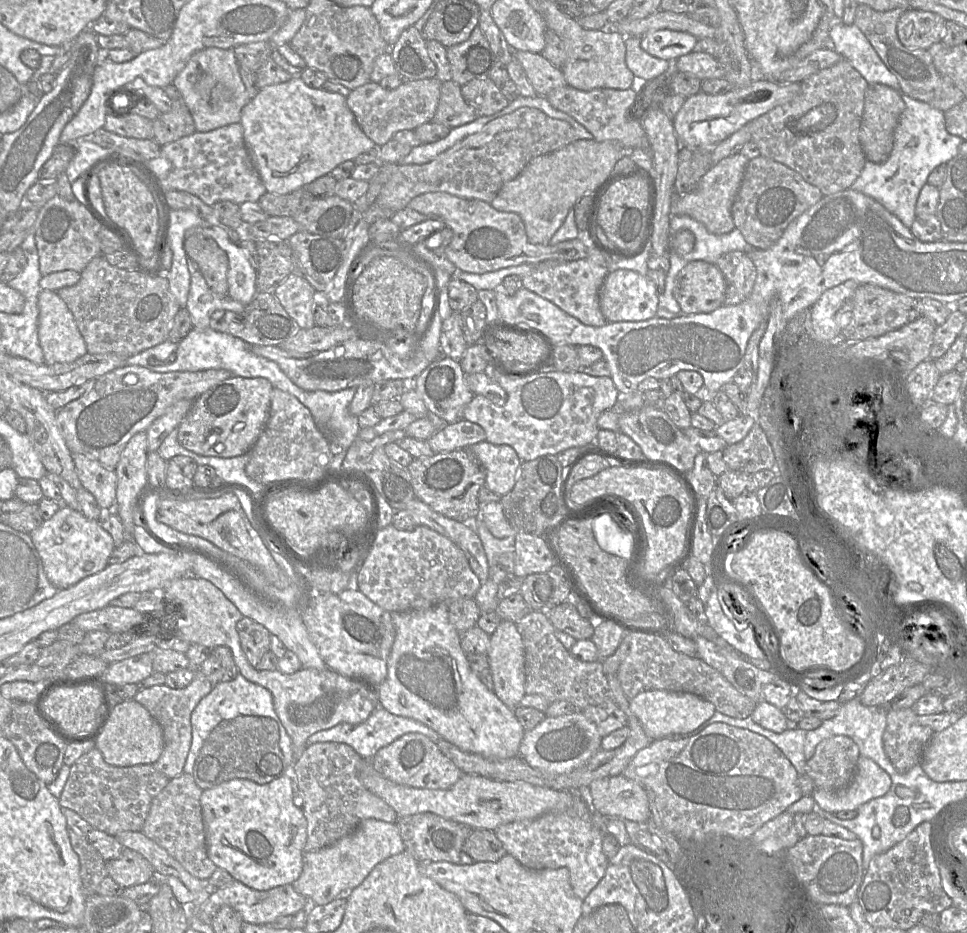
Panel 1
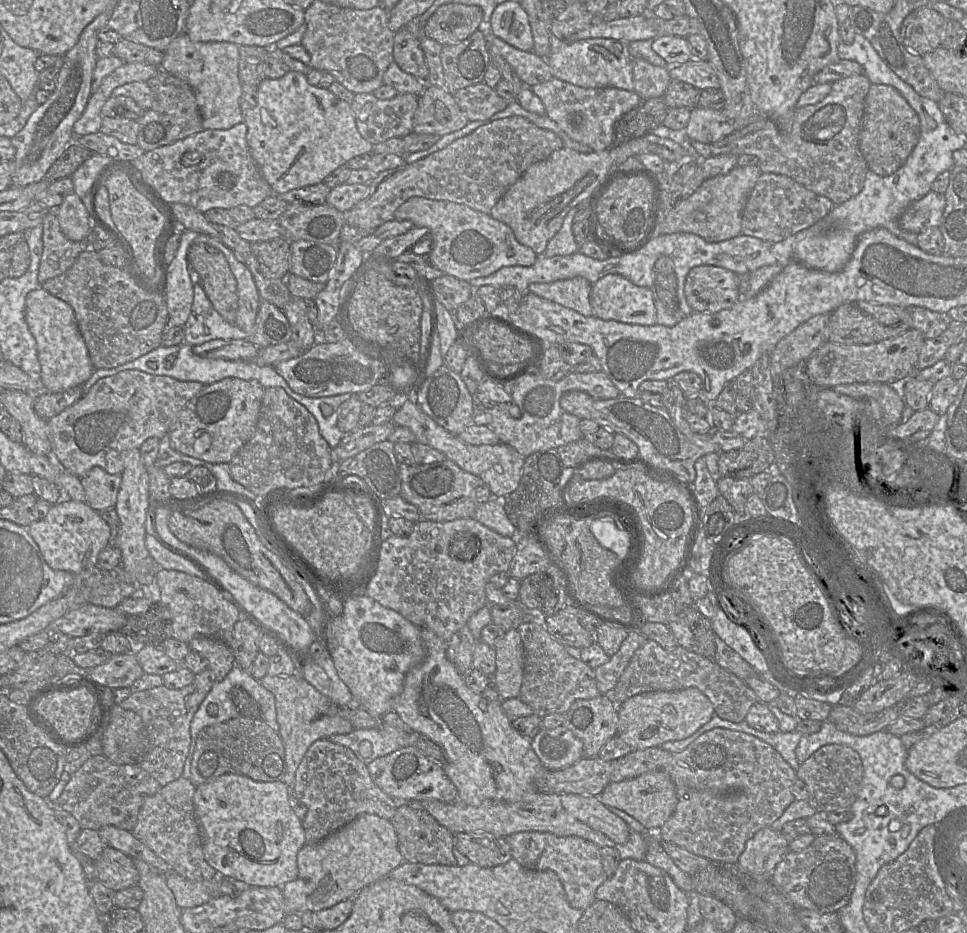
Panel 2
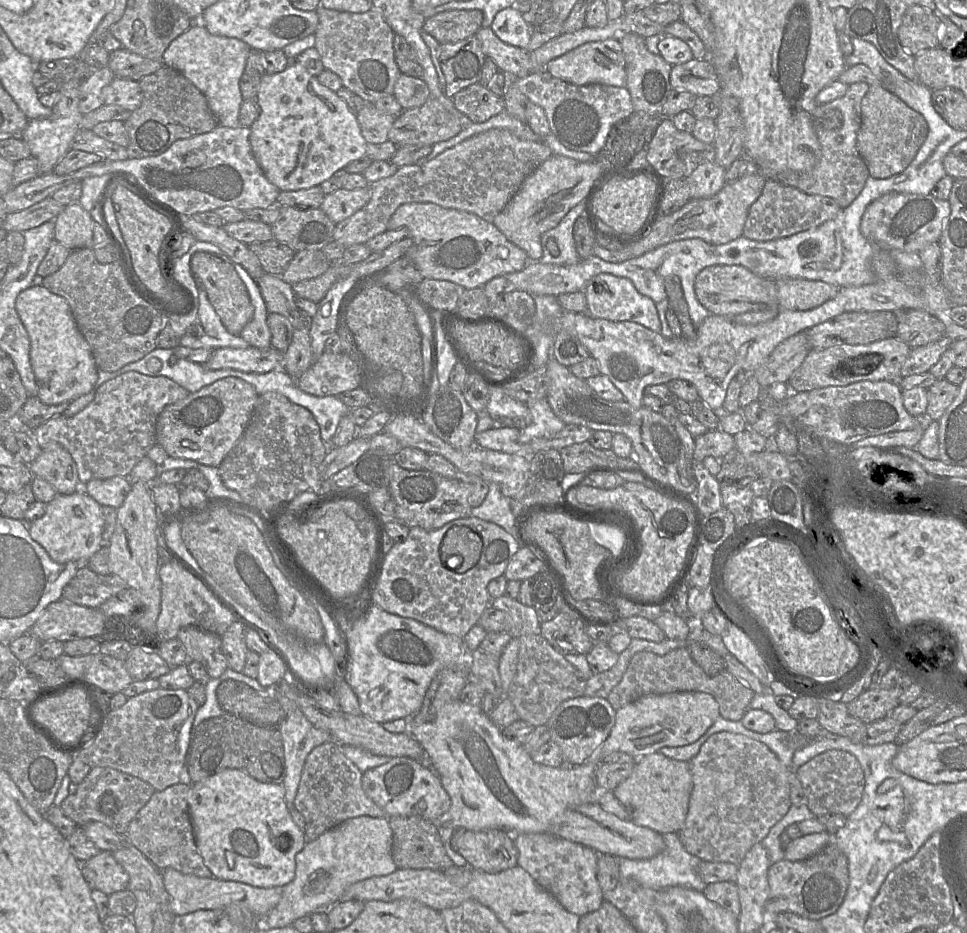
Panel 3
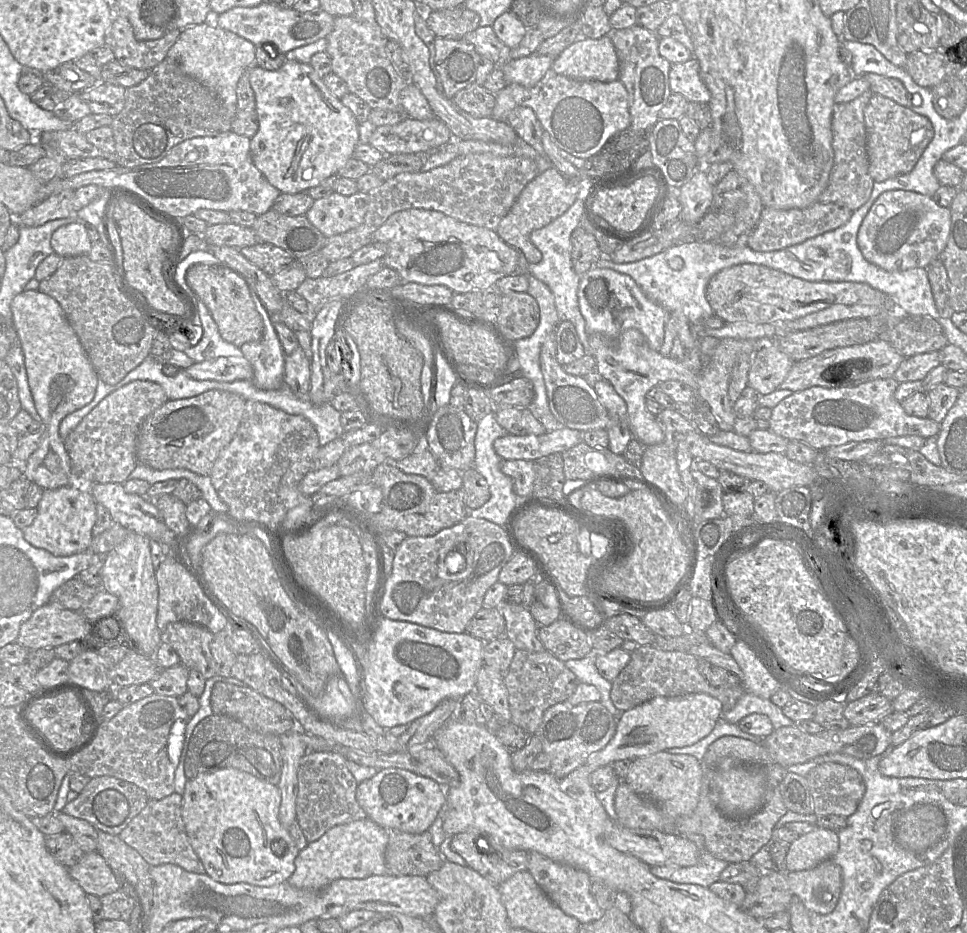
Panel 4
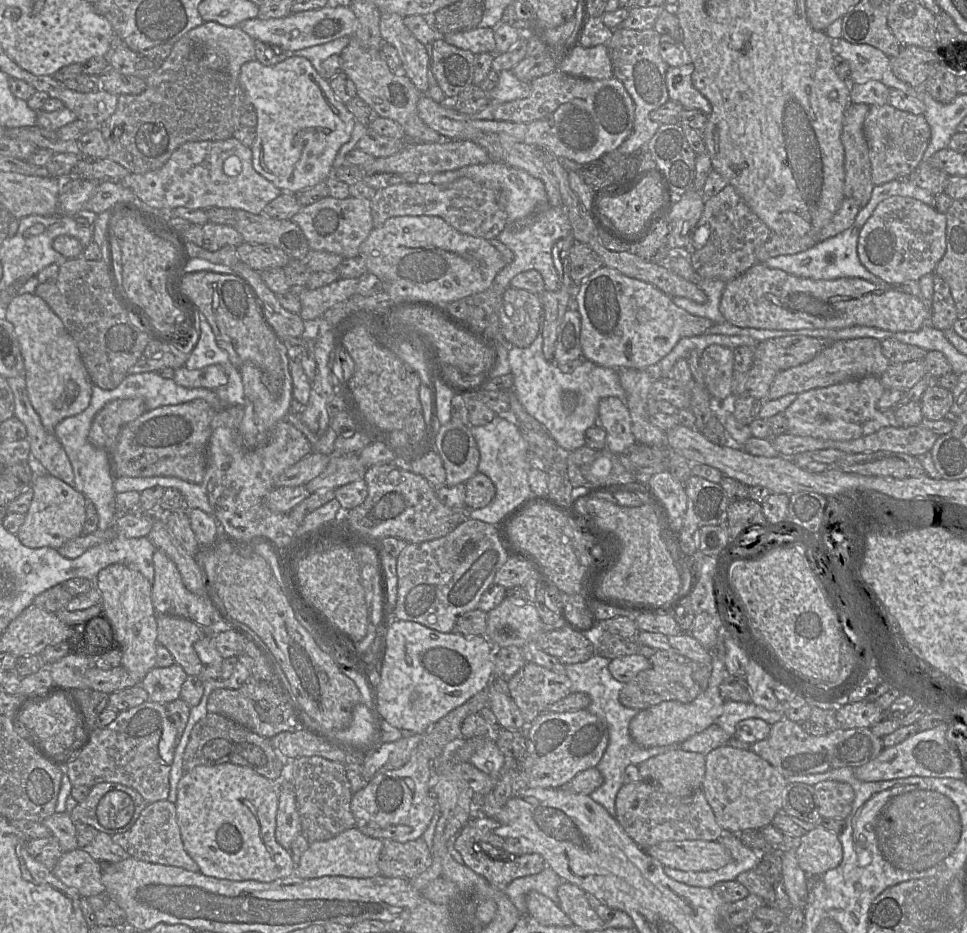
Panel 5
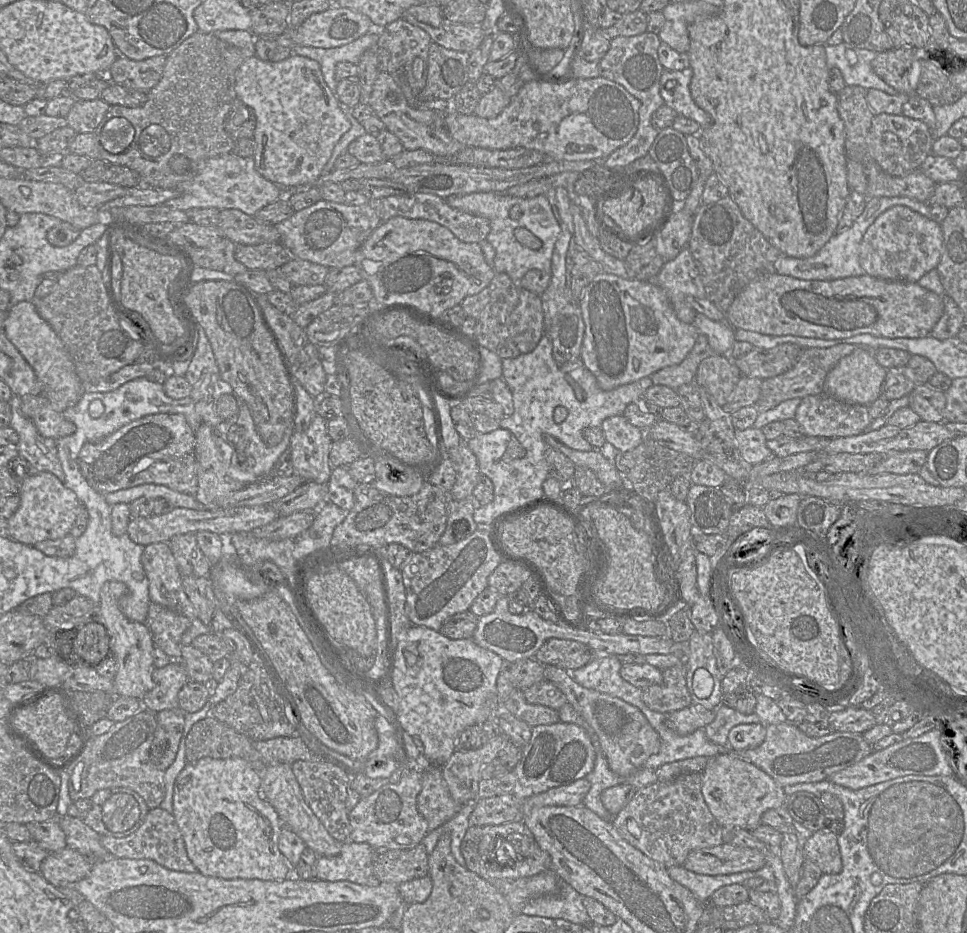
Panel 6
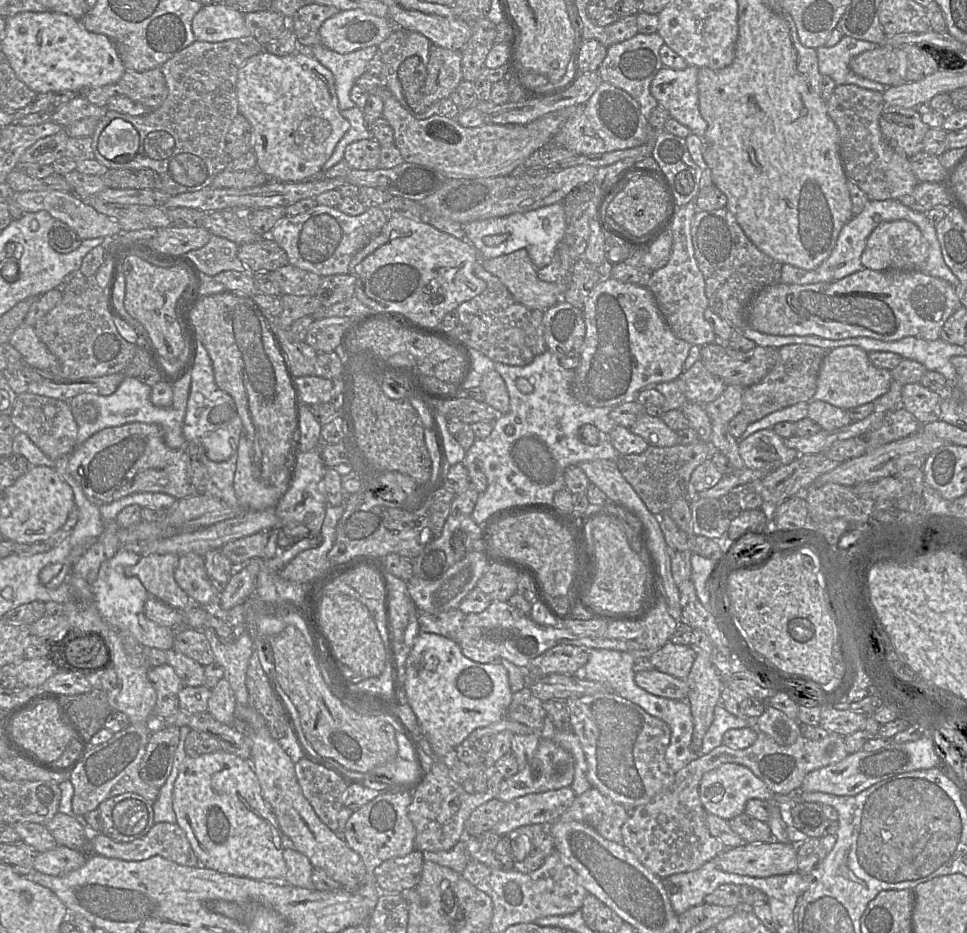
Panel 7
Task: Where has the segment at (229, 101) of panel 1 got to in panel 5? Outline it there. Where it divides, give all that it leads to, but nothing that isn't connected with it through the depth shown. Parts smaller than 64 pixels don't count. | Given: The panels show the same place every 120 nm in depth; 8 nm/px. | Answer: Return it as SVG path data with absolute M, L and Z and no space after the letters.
M204 22L185 37L203 50L206 67L226 71L236 80L243 64L255 59L255 40L239 27Z

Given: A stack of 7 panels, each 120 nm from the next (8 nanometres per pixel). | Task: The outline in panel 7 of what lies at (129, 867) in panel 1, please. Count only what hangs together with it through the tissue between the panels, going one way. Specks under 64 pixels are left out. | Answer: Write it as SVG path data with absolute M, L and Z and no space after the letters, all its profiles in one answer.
M57 845L53 849L39 852L33 861L33 869L52 876L63 876L81 867L87 855L78 850Z

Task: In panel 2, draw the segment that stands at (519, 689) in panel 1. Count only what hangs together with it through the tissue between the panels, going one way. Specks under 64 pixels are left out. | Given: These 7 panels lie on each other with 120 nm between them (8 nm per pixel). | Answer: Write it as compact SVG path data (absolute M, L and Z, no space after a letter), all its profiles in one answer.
M517 629L505 632L494 647L496 671L493 683L502 700L519 698L524 673L524 649Z

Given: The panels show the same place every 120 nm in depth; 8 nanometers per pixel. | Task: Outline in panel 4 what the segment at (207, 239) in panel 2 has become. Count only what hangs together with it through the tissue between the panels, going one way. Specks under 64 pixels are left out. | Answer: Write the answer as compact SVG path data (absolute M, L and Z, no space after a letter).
M251 288L250 295L263 321L263 337L259 341L243 344L240 349L253 367L254 385L261 390L277 390L284 385L286 355L266 308Z

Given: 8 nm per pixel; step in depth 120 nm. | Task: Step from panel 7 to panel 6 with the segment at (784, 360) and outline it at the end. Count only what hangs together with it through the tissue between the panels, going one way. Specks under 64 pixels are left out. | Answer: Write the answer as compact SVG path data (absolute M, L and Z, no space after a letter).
M841 343L832 347L828 348L805 348L802 350L801 355L796 362L796 364L787 372L780 374L778 376L768 378L763 380L761 385L761 393L759 396L759 399L755 403L755 406L757 407L759 413L765 412L767 410L770 410L783 401L793 399L793 398L804 398L809 395L816 395L820 394L824 391L824 382L826 379L827 374L829 371L844 357L852 354L858 349L868 349L868 348L861 348L858 345L855 344L847 344L847 343Z

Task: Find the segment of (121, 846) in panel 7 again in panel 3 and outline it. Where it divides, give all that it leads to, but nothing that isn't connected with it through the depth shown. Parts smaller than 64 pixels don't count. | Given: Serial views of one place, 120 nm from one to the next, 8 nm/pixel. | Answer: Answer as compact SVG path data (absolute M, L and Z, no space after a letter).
M177 783L155 791L130 822L125 839L140 850L160 870L174 868L184 874L214 877L198 851L189 814L191 784Z

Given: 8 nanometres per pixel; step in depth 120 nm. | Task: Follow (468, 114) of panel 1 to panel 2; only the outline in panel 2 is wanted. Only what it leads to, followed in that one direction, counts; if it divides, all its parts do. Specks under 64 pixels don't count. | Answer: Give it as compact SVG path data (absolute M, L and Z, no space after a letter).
M427 86L423 94L419 95L413 117L413 132L442 137L462 129L468 122L454 95L445 88Z

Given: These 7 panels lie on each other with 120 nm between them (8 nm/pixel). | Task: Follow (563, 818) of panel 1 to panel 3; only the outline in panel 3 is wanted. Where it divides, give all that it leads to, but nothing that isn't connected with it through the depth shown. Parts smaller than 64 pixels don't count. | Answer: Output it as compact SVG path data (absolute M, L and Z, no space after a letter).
M549 833L513 834L518 850L518 865L550 892L570 913L583 916L594 912L604 902L597 879L598 854L590 847Z

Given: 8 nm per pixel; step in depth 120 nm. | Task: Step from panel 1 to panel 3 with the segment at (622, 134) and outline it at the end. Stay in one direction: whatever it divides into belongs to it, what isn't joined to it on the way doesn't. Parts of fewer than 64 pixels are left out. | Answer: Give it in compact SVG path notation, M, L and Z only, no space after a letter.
M546 69L526 77L514 78L514 82L530 102L543 108L550 132L571 150L596 154L604 146L613 125L634 111L626 87L575 85L552 76Z

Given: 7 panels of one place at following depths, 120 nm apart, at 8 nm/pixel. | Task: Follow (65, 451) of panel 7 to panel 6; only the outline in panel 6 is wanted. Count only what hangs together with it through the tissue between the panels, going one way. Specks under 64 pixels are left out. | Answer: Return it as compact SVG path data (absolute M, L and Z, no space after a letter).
M27 395L22 397L22 413L35 425L39 434L57 440L74 434L76 425L67 420L62 412L54 410L43 396Z

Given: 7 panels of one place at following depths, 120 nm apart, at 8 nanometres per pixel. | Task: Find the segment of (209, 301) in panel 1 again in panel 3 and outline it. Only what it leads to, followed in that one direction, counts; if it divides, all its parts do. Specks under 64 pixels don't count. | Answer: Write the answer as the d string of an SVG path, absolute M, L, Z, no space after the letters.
M198 283L198 323L203 329L201 336L186 333L180 338L180 345L191 349L216 350L218 348L249 347L248 343L240 336L227 331L219 316L210 304L203 286Z

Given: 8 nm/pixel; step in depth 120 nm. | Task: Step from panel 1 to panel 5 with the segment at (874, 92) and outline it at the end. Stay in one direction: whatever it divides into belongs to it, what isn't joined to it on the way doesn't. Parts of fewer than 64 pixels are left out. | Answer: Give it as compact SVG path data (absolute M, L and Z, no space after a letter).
M889 104L869 106L864 122L868 144L872 182L883 185L897 178L908 177L921 163L930 141L930 126L923 115L898 110Z

